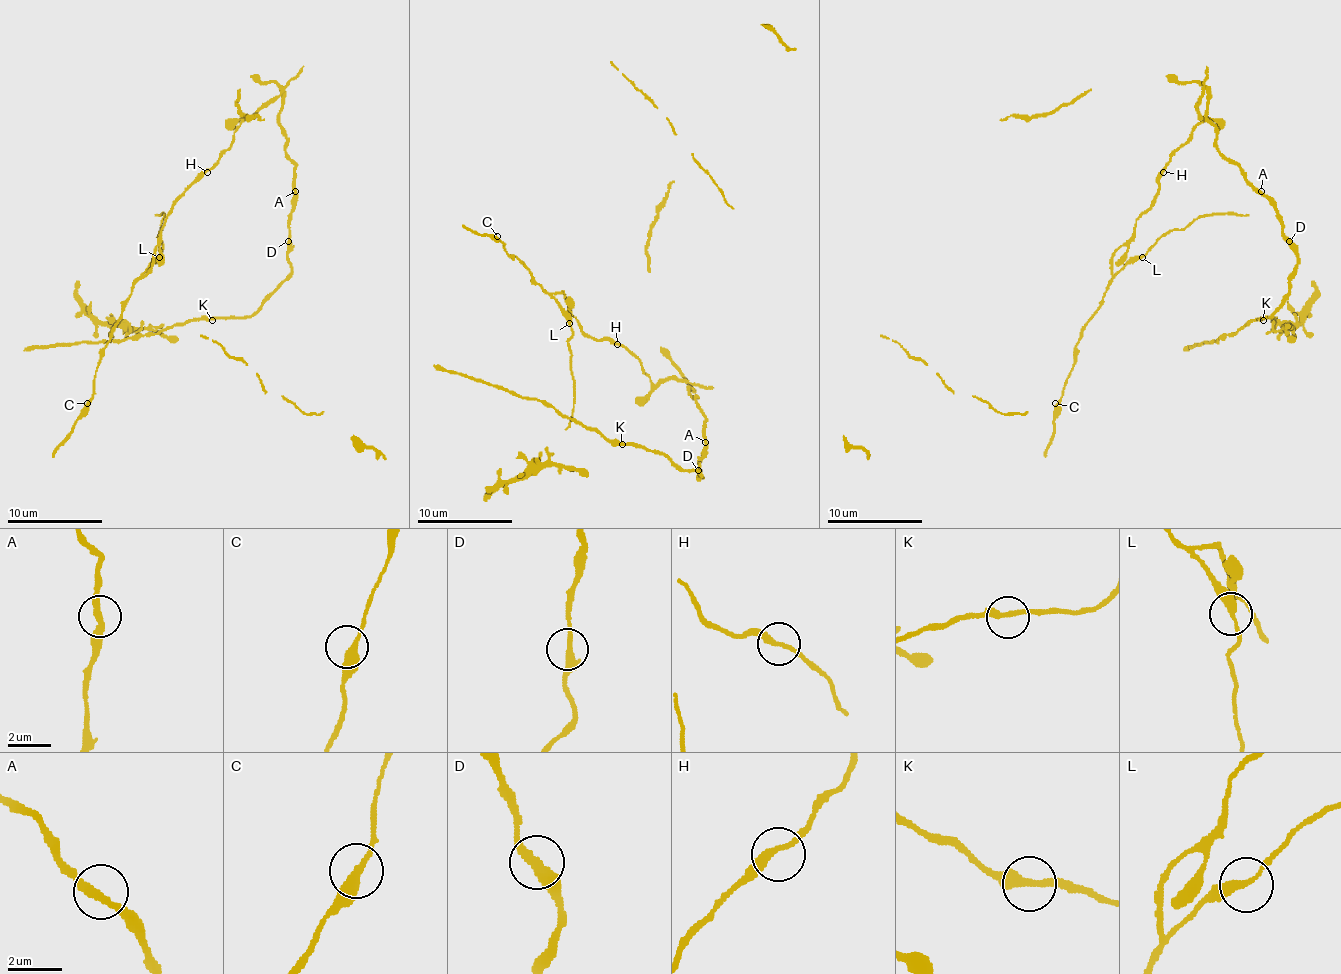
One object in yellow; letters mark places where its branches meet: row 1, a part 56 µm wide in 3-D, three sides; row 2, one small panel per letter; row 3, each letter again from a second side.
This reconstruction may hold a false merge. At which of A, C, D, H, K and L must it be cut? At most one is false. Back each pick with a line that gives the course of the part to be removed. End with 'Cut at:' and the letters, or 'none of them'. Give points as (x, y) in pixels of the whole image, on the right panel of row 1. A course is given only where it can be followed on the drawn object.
Cut at: none of them

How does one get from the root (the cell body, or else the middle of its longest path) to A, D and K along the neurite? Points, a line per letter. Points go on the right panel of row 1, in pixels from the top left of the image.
A: (1163, 169), (1203, 119), (1199, 112), (1203, 95), (1215, 145), (1261, 191)
D: (1163, 169), (1203, 119), (1199, 112), (1203, 95), (1215, 145), (1270, 203), (1289, 241)
K: (1163, 169), (1203, 119), (1203, 95), (1215, 145), (1270, 203), (1296, 255), (1289, 296), (1263, 320)

